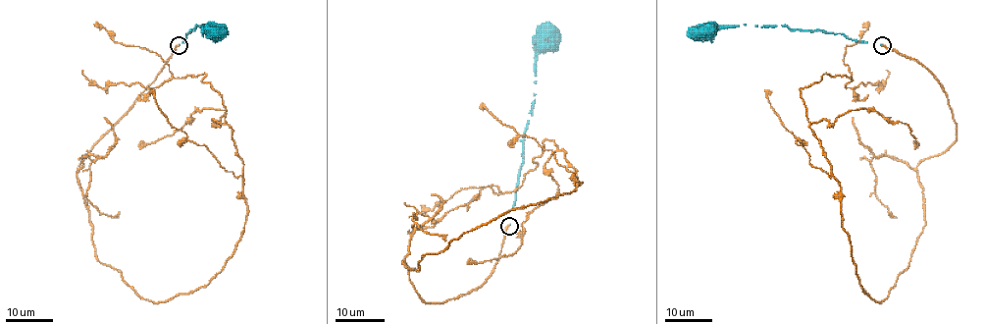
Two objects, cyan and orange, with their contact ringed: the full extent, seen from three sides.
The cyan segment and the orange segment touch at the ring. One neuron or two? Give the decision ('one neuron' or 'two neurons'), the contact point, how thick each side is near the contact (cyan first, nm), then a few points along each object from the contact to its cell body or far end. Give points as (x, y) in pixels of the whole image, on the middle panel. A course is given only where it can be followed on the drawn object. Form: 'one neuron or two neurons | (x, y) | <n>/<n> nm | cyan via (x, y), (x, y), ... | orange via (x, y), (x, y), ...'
two neurons | (509, 226) | 160/300 nm | cyan via (508, 226), (522, 162), (524, 132), (535, 99), (535, 55), (546, 42) | orange via (508, 226), (471, 293), (428, 303), (413, 287), (403, 263), (573, 191), (553, 141), (512, 191), (409, 230)

